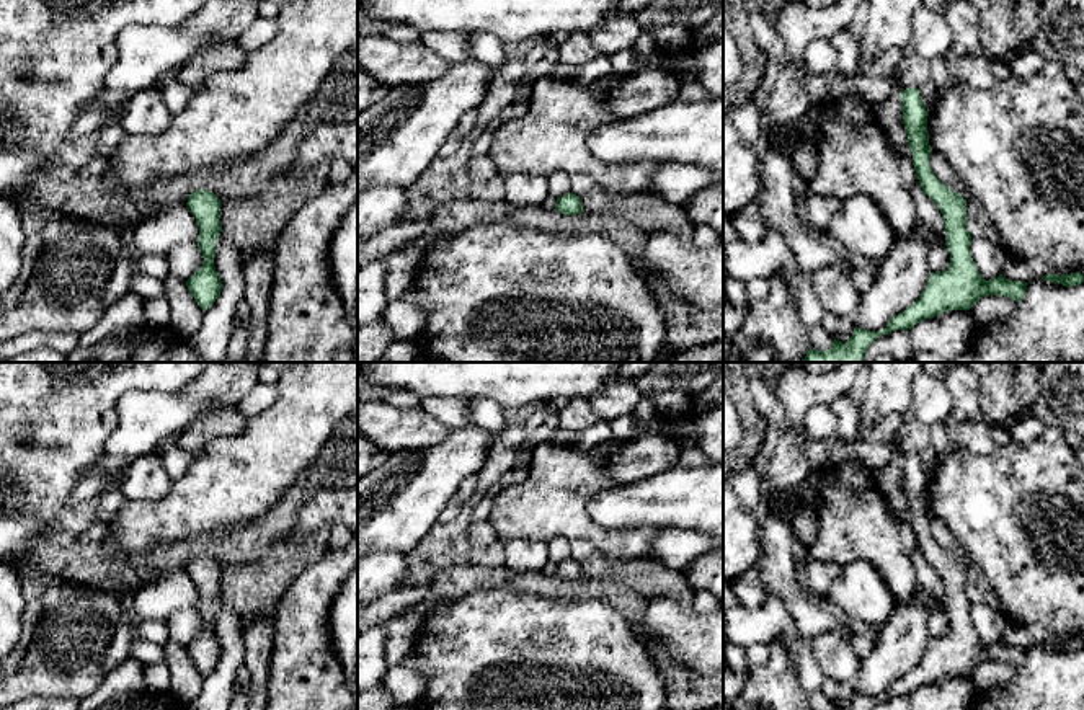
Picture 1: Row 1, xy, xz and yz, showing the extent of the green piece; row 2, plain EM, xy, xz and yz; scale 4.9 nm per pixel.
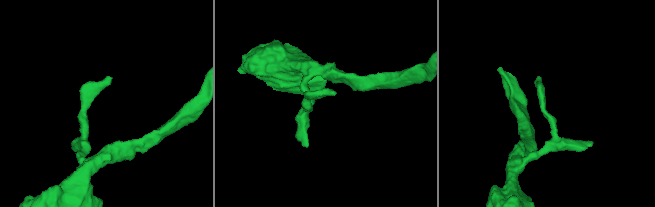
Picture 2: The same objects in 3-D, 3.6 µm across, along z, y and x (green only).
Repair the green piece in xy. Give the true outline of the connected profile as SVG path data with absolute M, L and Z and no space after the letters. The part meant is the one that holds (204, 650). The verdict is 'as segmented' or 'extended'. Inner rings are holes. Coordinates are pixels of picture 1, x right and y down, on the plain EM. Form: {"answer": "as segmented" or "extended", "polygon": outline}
{"answer": "as segmented", "polygon": "M198 555L189 560L186 571L198 588L198 614L204 623L202 632L186 646L186 651L198 671L206 677L222 656L222 646L214 632L215 607L222 597L220 565L211 557Z"}

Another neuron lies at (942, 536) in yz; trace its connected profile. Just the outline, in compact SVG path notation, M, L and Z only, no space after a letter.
M937 517L931 519L929 530L934 537L934 540L948 552L953 558L960 560L966 570L973 568L975 565L966 558L966 553L963 548L957 544L953 534L948 530L948 527Z

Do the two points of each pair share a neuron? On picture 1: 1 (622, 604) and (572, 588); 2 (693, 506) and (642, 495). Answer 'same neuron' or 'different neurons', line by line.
1: same neuron
2: same neuron

